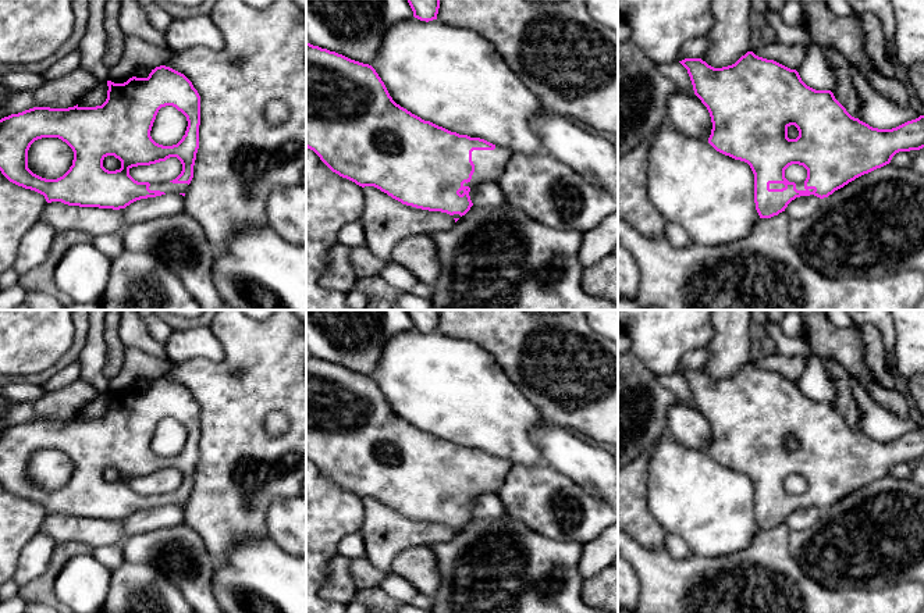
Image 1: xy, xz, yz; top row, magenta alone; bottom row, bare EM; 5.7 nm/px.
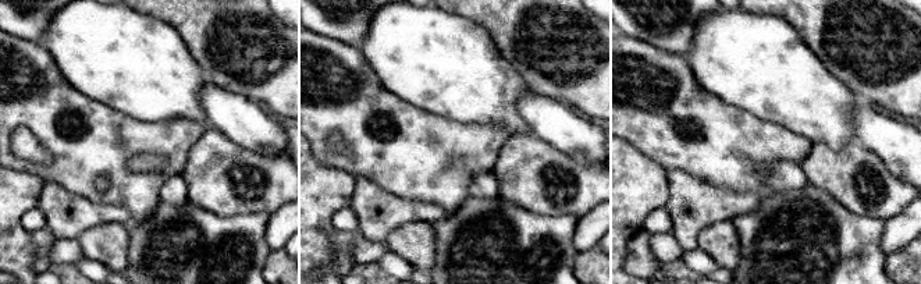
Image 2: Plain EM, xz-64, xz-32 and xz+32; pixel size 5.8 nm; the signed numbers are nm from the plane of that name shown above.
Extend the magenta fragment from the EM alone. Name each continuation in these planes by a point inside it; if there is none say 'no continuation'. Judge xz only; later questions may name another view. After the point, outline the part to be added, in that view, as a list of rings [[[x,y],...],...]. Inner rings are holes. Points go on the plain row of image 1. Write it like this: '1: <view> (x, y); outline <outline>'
1: xz (489, 476); outline [[[498,457],[494,461],[473,461],[472,473],[475,475],[475,484],[472,491],[468,495],[465,493],[463,498],[472,500],[484,492],[498,493],[511,467],[512,463],[509,460]]]

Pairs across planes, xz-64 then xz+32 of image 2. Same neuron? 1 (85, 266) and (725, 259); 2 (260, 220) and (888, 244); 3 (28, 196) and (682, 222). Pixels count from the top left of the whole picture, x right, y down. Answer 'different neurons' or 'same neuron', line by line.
1: different neurons
2: different neurons
3: different neurons

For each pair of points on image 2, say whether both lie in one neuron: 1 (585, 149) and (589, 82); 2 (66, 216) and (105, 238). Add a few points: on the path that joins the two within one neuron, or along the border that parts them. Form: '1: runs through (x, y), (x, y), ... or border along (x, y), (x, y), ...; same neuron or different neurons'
1: border along (546, 96), (559, 99), (576, 109); different neurons
2: border along (121, 222), (95, 224), (77, 238); different neurons

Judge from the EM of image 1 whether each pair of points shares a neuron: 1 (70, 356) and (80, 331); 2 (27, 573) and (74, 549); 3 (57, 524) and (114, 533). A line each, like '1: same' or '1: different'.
1: same
2: different
3: same

